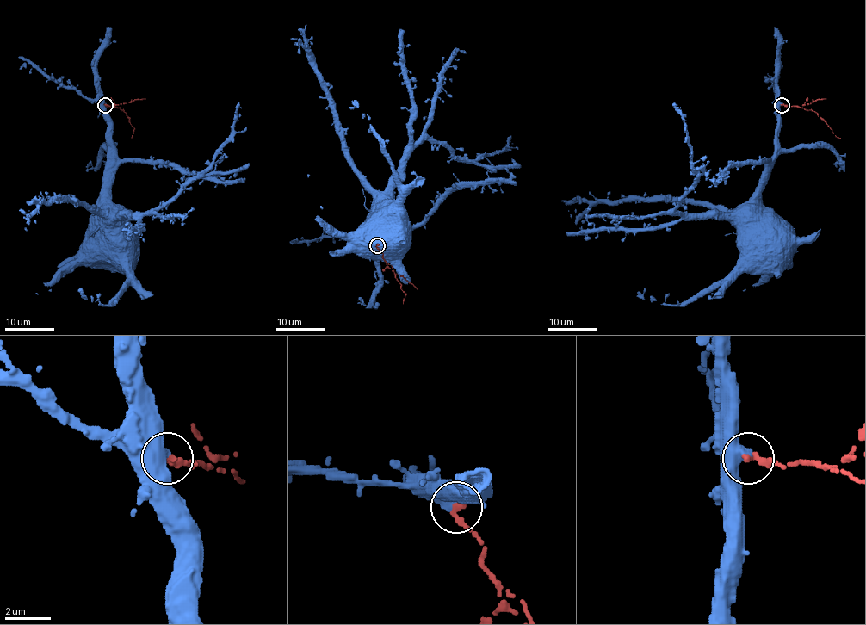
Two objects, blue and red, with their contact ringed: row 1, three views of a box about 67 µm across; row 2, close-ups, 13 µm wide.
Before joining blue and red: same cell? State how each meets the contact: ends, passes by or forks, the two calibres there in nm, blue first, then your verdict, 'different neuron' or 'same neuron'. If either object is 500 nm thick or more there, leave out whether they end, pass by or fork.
calibres 500 and 360 nm; different neuron

